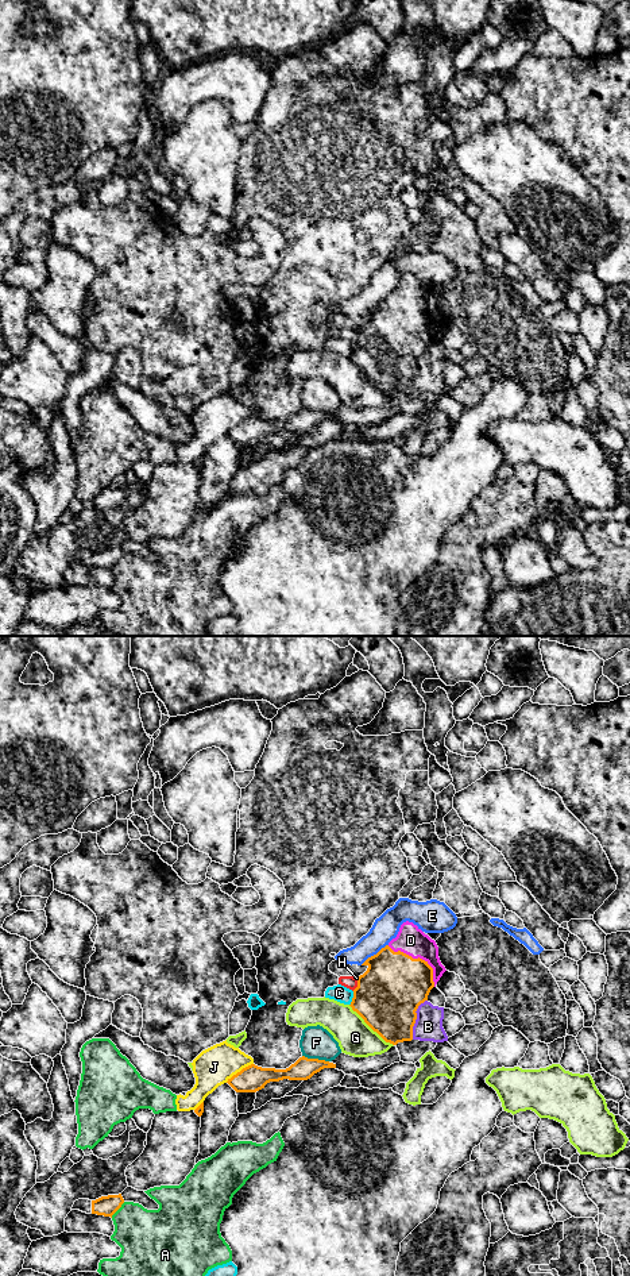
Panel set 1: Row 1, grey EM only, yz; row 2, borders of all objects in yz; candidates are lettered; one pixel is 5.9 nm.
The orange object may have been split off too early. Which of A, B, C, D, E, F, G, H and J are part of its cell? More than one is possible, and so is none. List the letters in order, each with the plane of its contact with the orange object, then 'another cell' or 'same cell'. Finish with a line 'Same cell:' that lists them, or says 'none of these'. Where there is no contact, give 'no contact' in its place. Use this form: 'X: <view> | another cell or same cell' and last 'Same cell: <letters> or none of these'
A: yz | another cell
B: yz | another cell
C: yz | another cell
D: yz | same cell
E: yz | another cell
F: yz | another cell
G: yz | another cell
H: yz | another cell
J: yz | another cell
Same cell: D

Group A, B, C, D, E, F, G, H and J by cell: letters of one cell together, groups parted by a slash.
A / B / C / D / E / F / G / H / J

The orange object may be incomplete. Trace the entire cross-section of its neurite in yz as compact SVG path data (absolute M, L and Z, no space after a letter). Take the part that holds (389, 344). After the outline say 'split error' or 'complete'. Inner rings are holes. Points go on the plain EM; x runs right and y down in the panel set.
M403 274L395 290L393 290L376 307L368 309L362 317L367 323L357 329L351 359L364 374L386 394L413 392L413 378L417 371L417 361L428 352L428 347L447 323L438 309L438 298L413 274Z; split error

